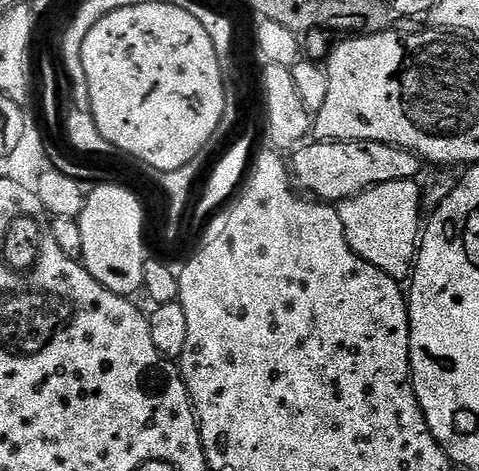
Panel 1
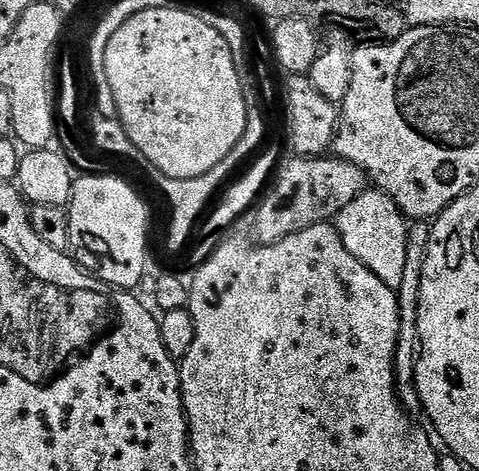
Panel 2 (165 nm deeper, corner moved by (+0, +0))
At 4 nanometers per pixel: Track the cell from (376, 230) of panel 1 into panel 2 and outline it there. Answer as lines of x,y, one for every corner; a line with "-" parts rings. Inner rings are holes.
379,190
361,192
335,216
334,226
342,238
342,246
346,246
346,250
366,266
366,270
378,274
378,278
393,290
402,286
410,224
389,196

